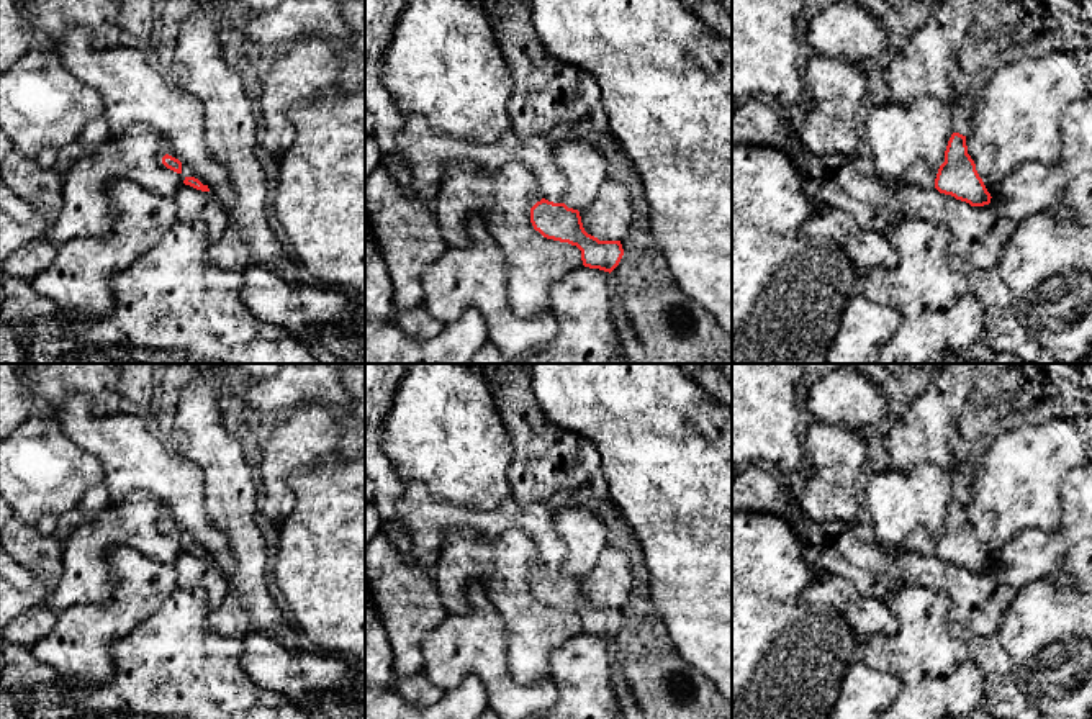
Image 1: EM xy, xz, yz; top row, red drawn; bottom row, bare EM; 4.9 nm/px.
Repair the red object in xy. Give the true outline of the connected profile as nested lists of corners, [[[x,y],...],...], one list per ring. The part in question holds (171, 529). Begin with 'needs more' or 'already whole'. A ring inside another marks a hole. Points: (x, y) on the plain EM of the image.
needs more; [[[162,503],[162,506],[160,506],[159,522],[160,522],[162,531],[167,536],[177,539],[182,544],[185,552],[190,552],[201,558],[210,558],[206,547],[201,545],[190,531],[187,531],[177,524],[177,521],[172,518],[172,511],[170,511],[169,504],[165,504],[165,503]]]

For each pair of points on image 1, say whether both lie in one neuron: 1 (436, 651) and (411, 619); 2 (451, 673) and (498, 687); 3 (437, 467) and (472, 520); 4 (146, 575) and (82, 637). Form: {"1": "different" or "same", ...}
{"1": "different", "2": "same", "3": "different", "4": "same"}

